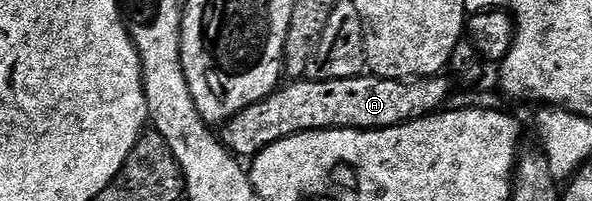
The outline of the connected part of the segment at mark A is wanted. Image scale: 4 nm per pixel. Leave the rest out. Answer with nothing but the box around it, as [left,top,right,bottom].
[220,72,450,160]

